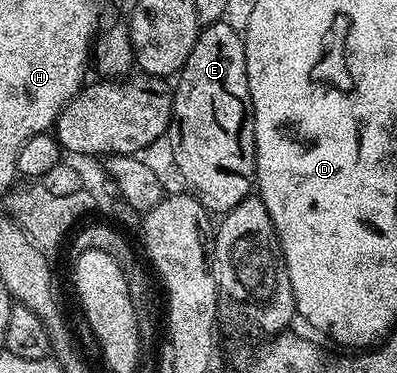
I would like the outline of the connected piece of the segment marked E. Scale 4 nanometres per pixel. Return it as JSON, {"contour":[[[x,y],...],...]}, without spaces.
{"contour":[[[226,21],[206,25],[178,73],[178,80],[174,87],[172,122],[167,133],[175,164],[211,214],[227,213],[252,193],[256,173],[253,103],[247,83],[245,42],[240,31],[231,28]]]}

